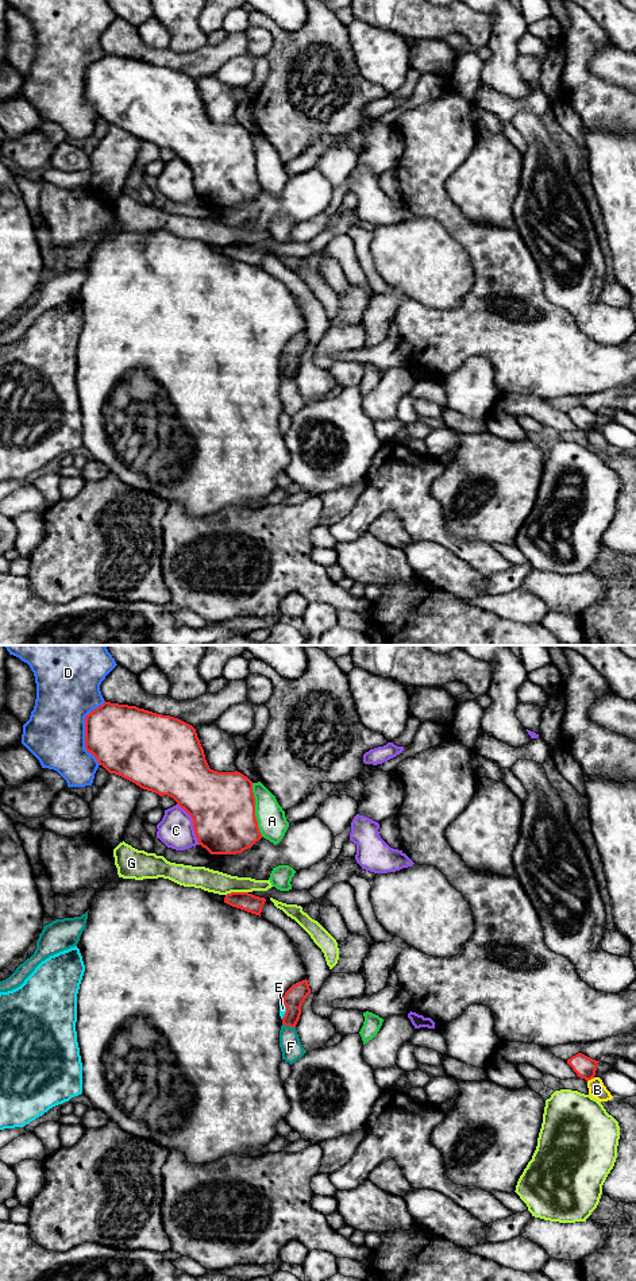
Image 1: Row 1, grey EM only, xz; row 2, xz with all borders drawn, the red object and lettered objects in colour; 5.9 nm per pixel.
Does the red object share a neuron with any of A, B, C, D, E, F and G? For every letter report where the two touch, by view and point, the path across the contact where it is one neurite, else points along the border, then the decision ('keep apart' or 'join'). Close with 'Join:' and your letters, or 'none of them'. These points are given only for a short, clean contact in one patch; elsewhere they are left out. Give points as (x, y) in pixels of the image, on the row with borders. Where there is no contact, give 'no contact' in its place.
A: contact xz (254, 810); keep apart
B: contact xz (590, 1079); keep apart
C: contact xz (193, 824); keep apart
D: contact xz (85, 732); keep apart
E: contact xz (286, 1010); border xz (282, 1002), (285, 1014), (281, 1018); keep apart
F: contact xz (289, 1025); keep apart
G: contact xz (236, 892); keep apart
Join: none of them

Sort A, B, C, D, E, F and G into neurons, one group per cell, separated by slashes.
A / B / C / D / E / F / G

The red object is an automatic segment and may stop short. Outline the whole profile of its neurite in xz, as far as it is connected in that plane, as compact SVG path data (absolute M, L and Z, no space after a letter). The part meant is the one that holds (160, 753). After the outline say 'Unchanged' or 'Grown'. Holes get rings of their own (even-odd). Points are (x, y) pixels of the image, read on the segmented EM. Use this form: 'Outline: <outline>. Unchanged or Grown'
Outline: M104 702L85 717L85 749L109 773L173 798L192 817L198 845L211 854L242 853L262 838L253 782L238 771L211 769L192 725L136 706Z. Unchanged

